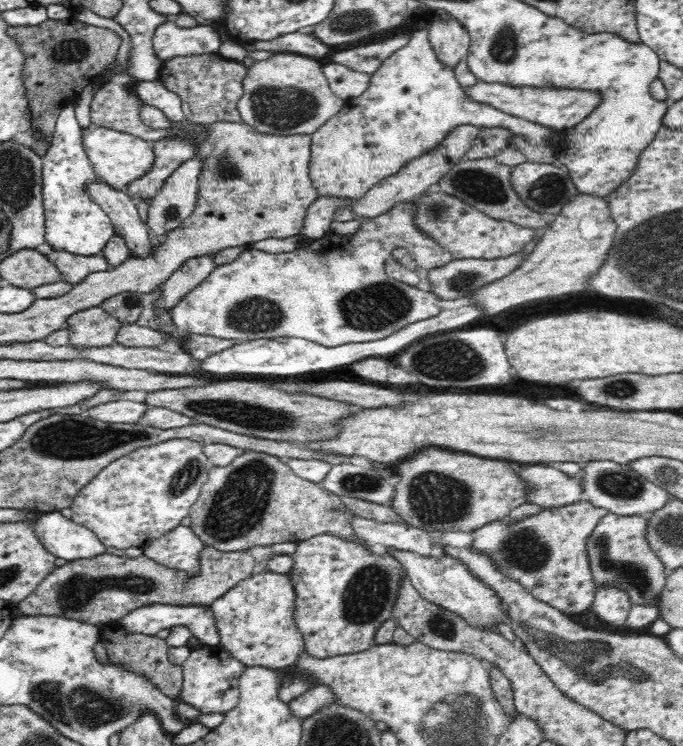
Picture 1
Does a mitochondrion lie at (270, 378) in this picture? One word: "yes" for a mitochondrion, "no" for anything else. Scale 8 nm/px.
no

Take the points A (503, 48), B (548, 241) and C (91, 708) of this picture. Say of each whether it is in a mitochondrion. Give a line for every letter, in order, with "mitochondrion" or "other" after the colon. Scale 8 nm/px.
A: mitochondrion
B: other
C: mitochondrion

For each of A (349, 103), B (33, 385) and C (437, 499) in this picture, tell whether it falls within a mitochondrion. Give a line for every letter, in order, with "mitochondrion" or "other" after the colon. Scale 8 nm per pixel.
A: other
B: other
C: mitochondrion

